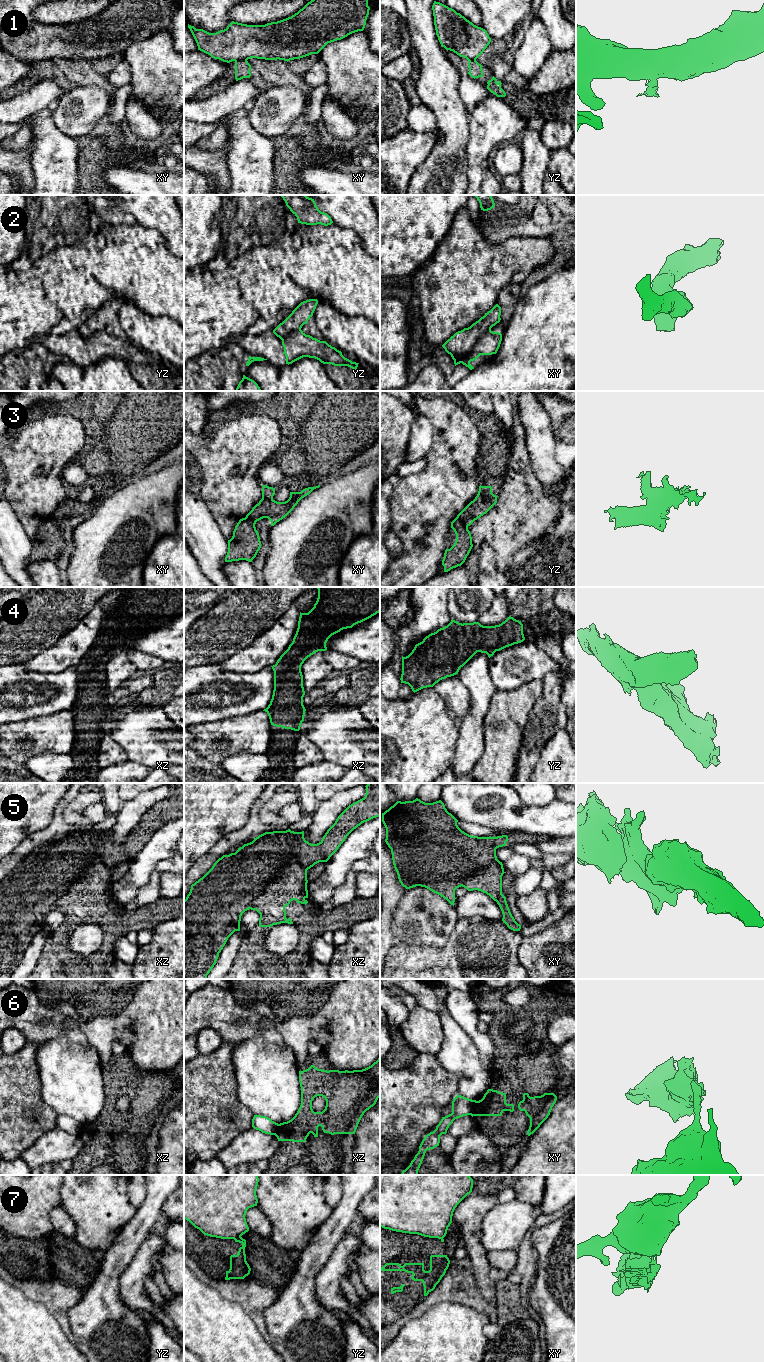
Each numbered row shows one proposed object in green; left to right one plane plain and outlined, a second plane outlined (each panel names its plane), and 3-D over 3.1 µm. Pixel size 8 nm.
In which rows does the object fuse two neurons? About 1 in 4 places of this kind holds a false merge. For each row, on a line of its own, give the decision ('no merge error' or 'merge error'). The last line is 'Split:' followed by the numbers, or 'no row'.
1: merge error
2: merge error
3: merge error
4: no merge error
5: merge error
6: merge error
7: merge error
Split: 1, 2, 3, 5, 6, 7

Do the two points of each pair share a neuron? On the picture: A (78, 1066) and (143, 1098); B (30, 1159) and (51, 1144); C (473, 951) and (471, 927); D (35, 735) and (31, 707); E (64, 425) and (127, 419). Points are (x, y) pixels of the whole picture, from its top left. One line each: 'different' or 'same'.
A: different
B: same
C: same
D: different
E: different

